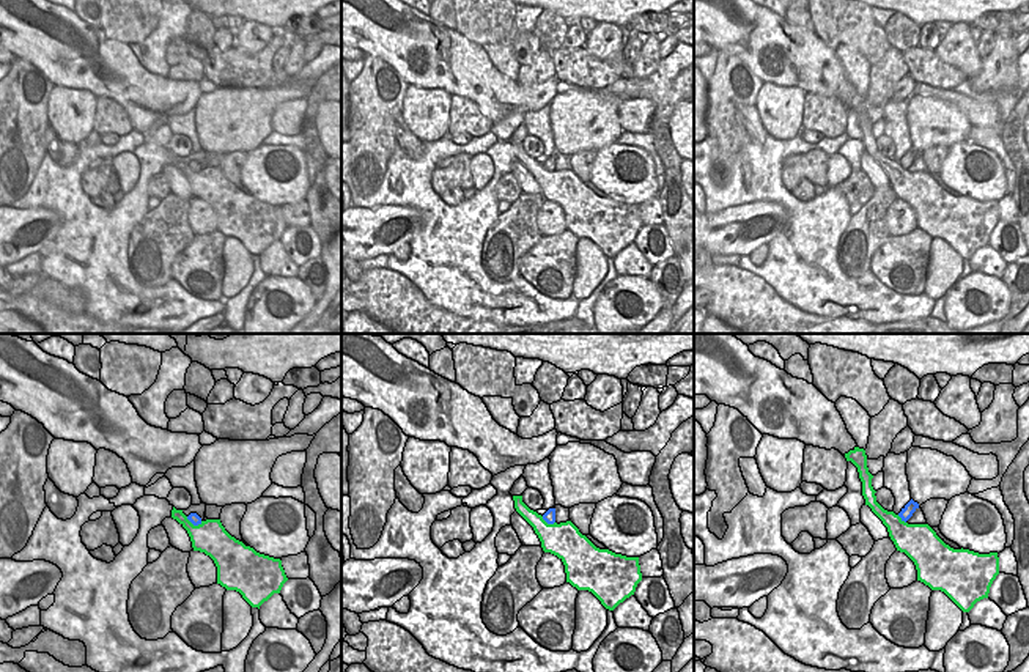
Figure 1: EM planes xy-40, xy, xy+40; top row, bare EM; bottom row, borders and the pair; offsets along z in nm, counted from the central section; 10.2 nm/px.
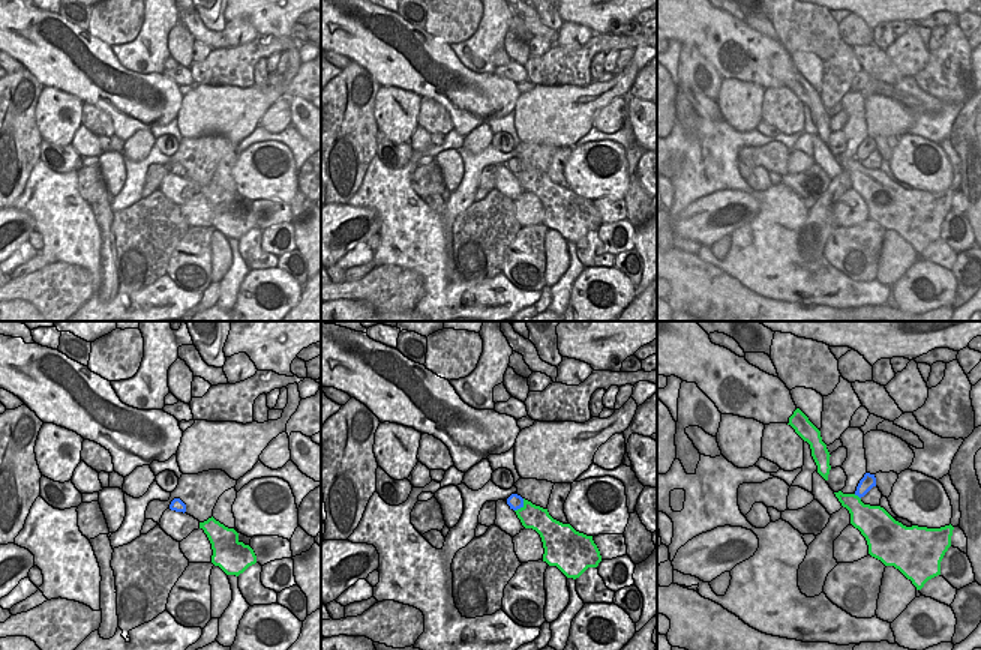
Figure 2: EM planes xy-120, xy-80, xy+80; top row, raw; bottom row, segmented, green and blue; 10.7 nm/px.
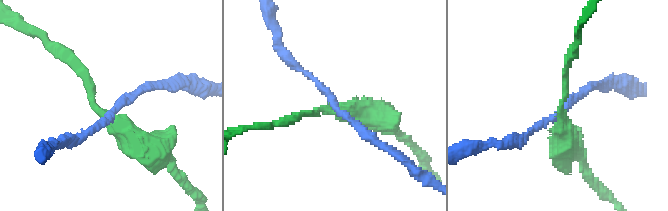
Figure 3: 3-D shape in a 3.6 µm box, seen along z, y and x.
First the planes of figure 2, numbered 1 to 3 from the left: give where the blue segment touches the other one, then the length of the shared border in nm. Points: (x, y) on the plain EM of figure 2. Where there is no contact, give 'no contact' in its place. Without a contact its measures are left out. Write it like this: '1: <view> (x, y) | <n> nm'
1: no contact
2: xy-80 (521, 171) | 180 nm
3: xy+80 (857, 159) | 100 nm

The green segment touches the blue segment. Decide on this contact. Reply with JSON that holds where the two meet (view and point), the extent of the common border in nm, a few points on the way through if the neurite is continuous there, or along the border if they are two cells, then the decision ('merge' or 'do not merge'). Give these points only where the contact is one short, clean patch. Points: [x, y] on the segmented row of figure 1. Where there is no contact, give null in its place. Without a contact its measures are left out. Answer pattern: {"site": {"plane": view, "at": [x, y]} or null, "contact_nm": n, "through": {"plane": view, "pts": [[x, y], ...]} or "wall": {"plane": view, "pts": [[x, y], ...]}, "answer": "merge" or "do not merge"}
{"site": {"plane": "xy", "at": [546, 523]}, "contact_nm": 160, "wall": {"plane": "xy", "pts": [[542, 516], [548, 523], [554, 523]]}, "answer": "do not merge"}

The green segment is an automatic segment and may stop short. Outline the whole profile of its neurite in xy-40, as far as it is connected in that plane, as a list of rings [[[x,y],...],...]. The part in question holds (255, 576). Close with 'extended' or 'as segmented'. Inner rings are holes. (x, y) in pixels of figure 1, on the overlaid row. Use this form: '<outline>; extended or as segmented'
[[[173,507],[172,518],[189,534],[194,551],[209,556],[217,567],[217,584],[236,590],[258,607],[288,581],[280,559],[256,552],[231,537],[220,519],[206,519],[194,526],[183,510]]]; as segmented

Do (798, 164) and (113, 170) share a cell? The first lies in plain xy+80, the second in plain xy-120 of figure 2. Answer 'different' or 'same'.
same

